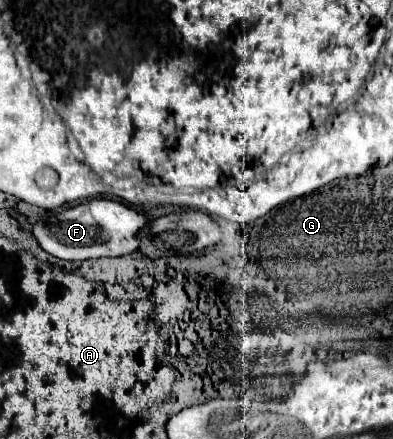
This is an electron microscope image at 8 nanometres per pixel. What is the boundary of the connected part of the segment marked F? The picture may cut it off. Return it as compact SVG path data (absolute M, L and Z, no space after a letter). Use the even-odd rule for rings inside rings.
M92 198L68 210L54 214L48 220L40 220L34 226L32 236L48 254L62 260L86 260L86 258L102 258L102 256L124 256L132 254L138 248L136 232L146 226L146 216L138 210L106 198Z

